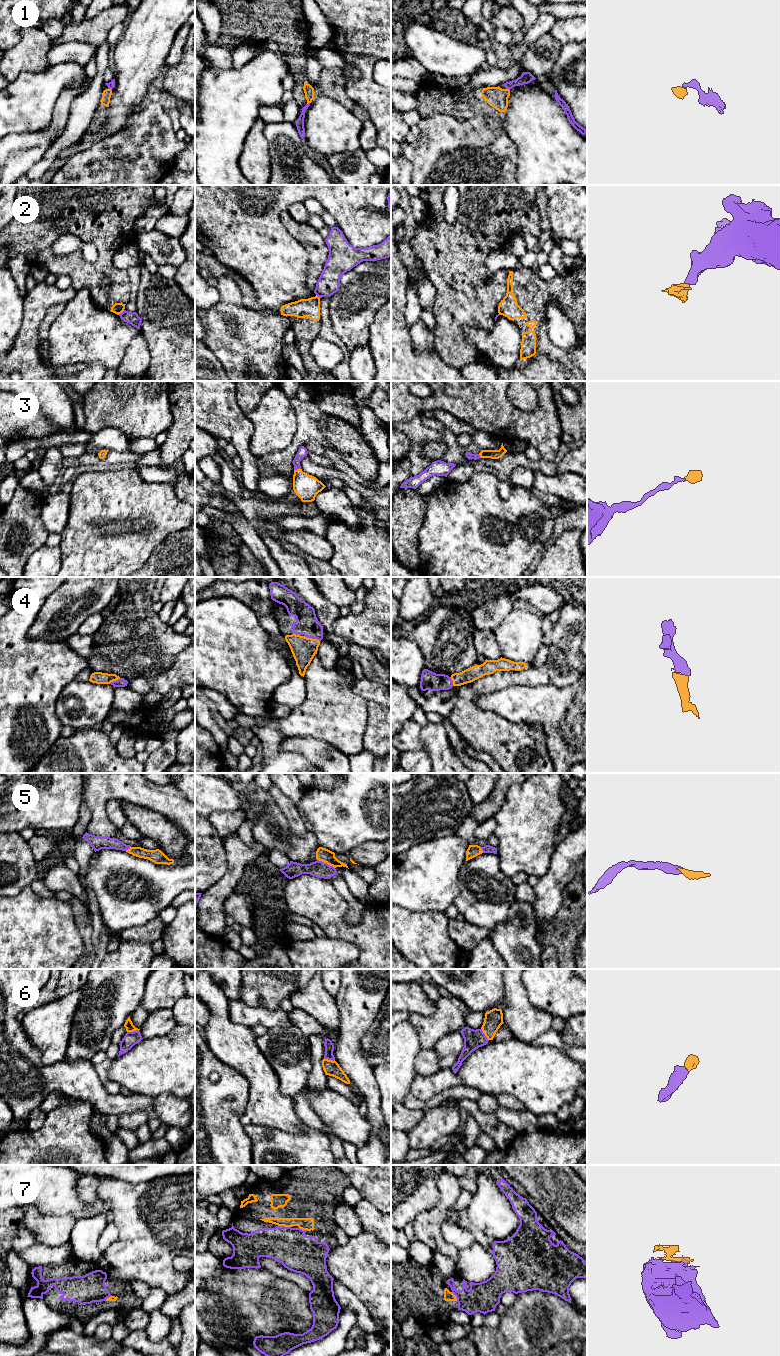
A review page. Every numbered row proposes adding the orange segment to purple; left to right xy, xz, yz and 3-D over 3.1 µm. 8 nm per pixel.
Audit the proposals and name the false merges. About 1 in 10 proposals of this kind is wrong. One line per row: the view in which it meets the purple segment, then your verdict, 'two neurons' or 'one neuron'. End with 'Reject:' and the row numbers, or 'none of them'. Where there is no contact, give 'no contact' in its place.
1: xy | one neuron
2: xy | two neurons
3: xz | one neuron
4: xz | one neuron
5: xz | one neuron
6: xy | one neuron
7: xz | one neuron
Reject: 2

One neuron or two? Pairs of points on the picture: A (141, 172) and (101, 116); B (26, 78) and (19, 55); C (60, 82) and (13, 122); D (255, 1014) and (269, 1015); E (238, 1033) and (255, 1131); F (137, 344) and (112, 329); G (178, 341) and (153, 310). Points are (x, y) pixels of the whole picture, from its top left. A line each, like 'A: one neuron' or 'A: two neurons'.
A: two neurons
B: two neurons
C: one neuron
D: one neuron
E: two neurons
F: two neurons
G: one neuron

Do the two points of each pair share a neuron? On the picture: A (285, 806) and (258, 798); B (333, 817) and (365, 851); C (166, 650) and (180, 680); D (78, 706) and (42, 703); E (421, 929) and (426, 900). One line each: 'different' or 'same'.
A: different
B: different
C: different
D: different
E: different

